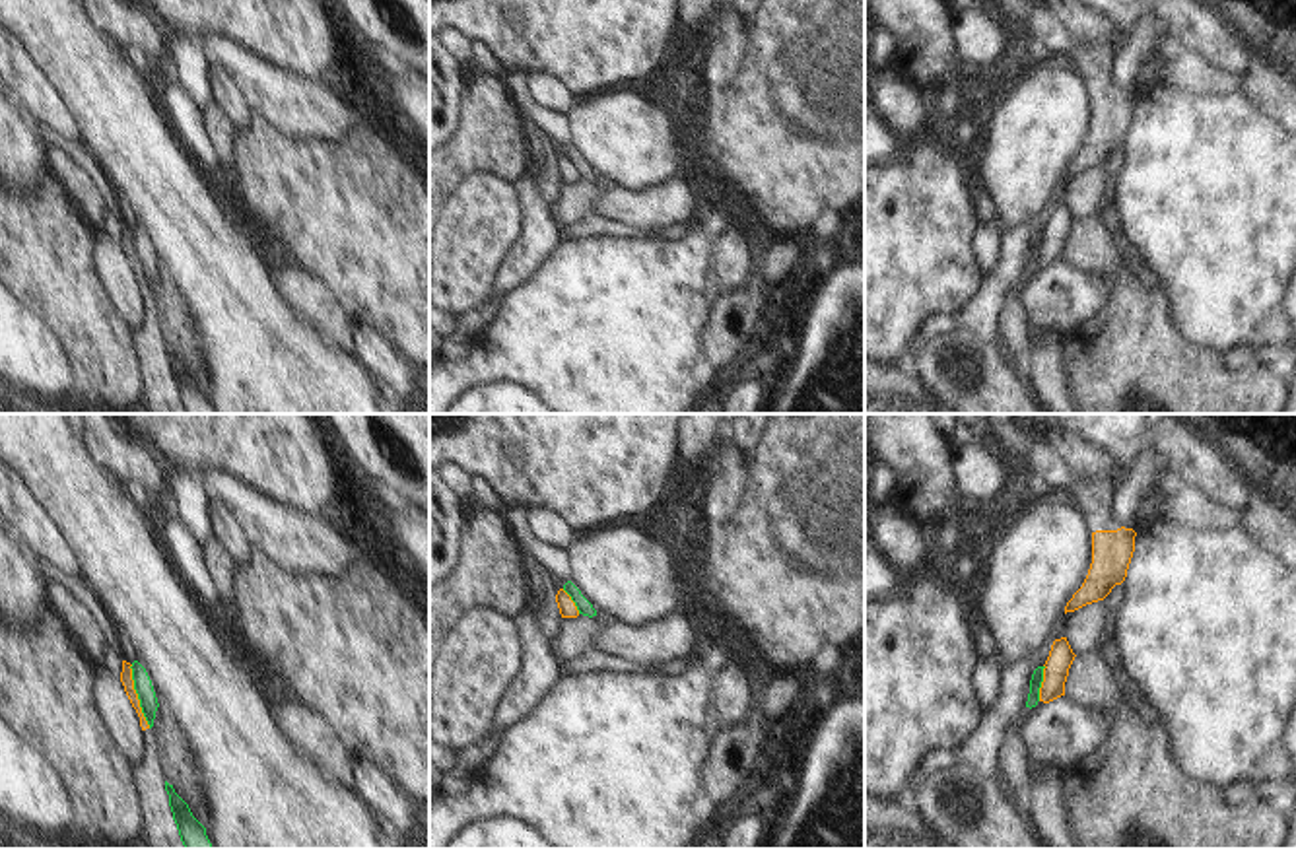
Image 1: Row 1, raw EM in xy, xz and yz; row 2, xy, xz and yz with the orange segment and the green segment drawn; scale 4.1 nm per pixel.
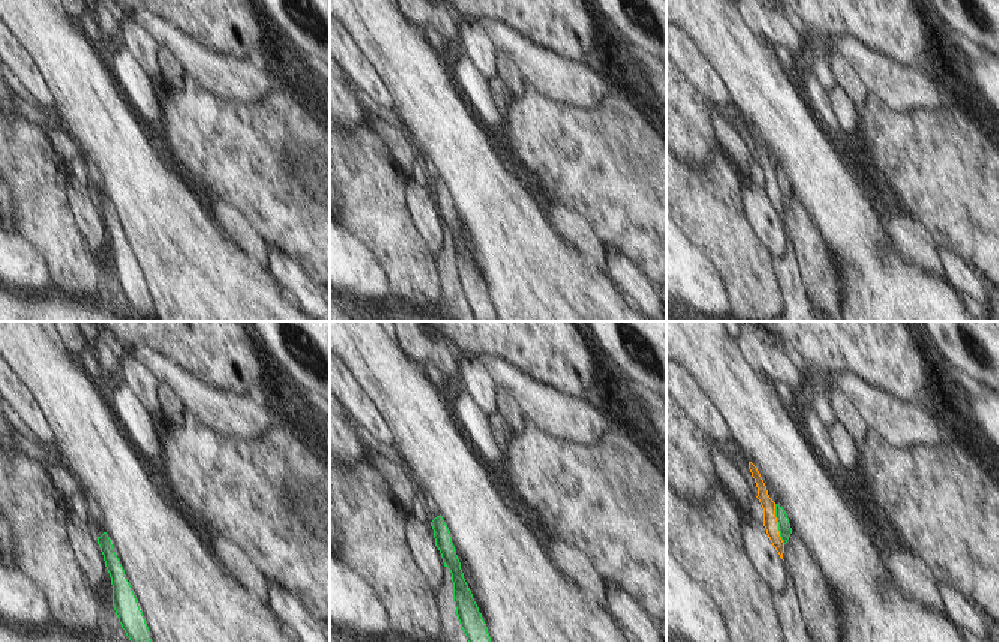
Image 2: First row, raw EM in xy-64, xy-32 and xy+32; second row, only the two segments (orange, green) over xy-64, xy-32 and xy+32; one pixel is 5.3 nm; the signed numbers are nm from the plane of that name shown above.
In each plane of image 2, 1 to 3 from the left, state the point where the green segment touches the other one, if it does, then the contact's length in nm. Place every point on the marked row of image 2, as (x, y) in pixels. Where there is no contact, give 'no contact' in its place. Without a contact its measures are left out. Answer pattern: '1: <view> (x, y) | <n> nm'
1: no contact
2: no contact
3: xy+32 (777, 524) | 220 nm

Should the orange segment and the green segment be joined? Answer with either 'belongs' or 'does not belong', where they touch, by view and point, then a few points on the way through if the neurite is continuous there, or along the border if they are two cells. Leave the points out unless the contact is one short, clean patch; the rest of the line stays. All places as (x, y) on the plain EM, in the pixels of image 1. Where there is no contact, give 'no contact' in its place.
does not belong | xy (136, 261) | along xy (131, 230), (138, 271), (150, 292)

